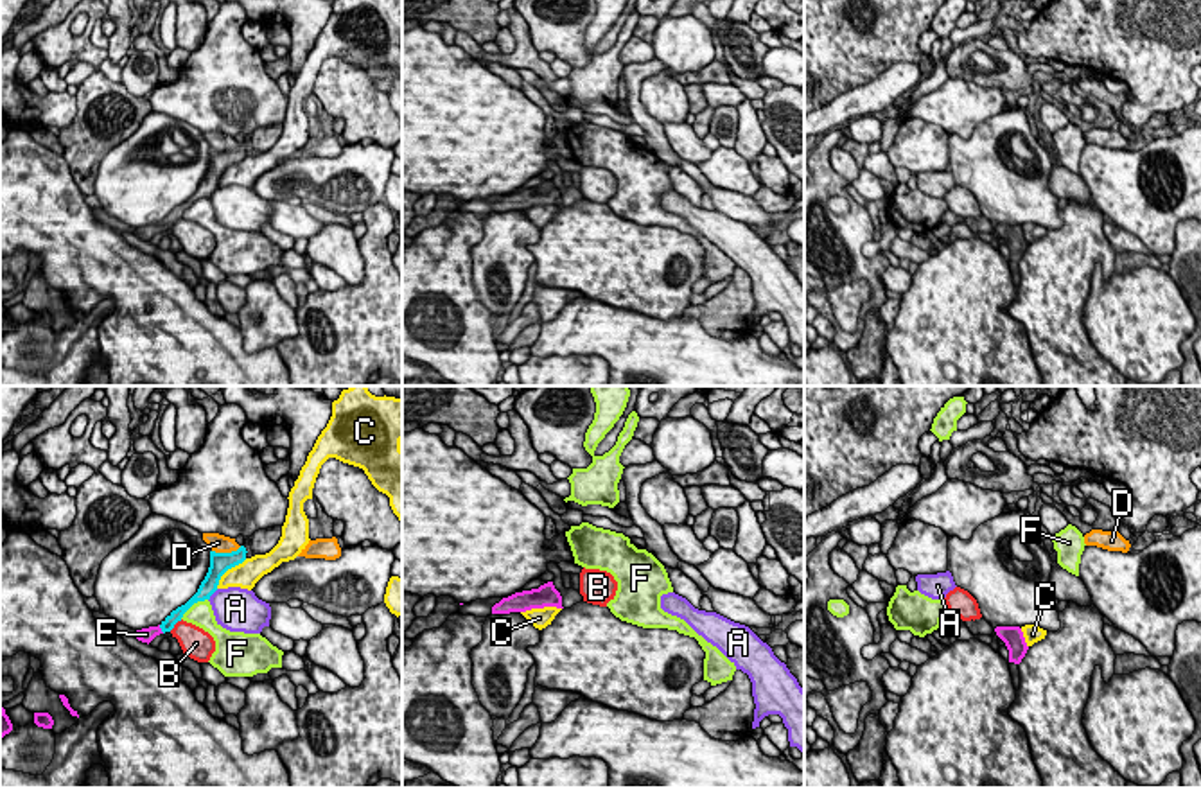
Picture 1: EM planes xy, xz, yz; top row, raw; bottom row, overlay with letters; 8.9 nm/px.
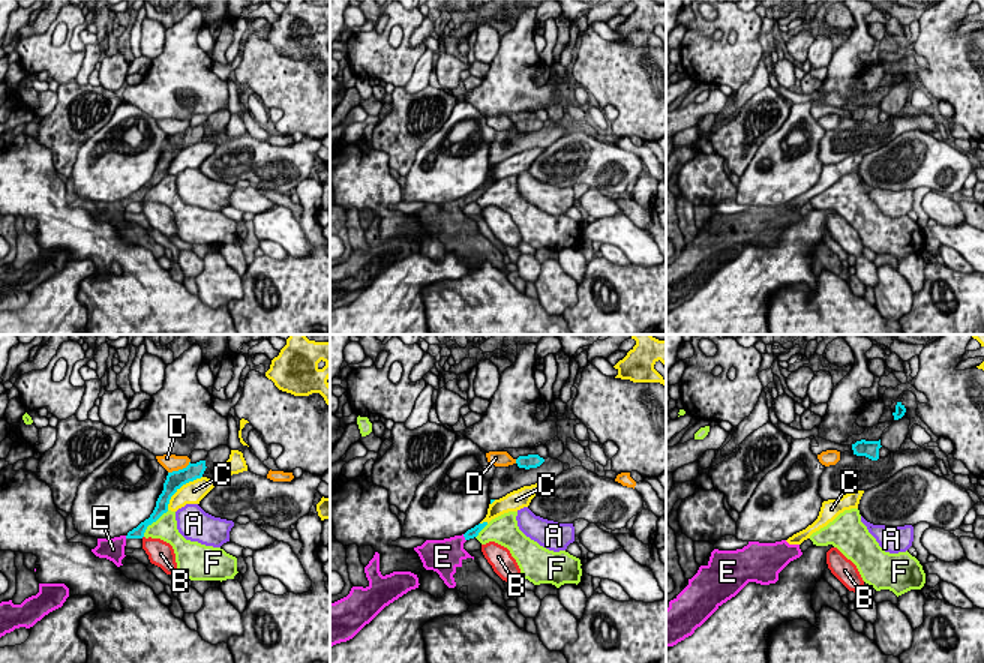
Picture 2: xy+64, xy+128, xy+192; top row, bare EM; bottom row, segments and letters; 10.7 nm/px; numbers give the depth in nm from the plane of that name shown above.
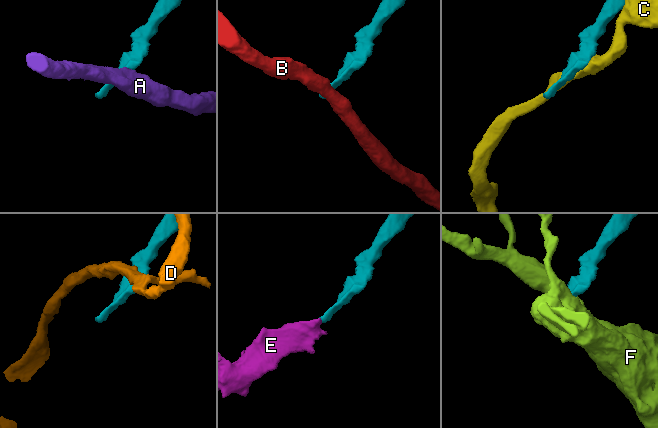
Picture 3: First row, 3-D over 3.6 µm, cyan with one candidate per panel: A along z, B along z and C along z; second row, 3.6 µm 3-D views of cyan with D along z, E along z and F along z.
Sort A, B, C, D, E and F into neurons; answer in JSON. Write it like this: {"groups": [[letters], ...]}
{"groups": [["A"], ["B"], ["C"], ["D"], ["E"], ["F"]]}

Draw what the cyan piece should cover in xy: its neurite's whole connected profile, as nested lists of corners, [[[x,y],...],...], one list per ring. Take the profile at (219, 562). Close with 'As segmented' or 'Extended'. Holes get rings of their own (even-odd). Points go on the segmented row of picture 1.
[[[241,546],[237,551],[232,551],[232,553],[210,551],[210,567],[208,567],[208,573],[206,573],[205,580],[201,582],[197,592],[185,605],[172,610],[158,626],[149,626],[149,628],[136,630],[135,637],[138,641],[149,644],[156,635],[171,632],[174,628],[174,625],[178,621],[181,621],[183,614],[194,603],[210,600],[210,596],[217,591],[221,576],[228,569],[242,564],[246,560],[246,553],[248,551],[246,551],[244,546]]]. Extended

